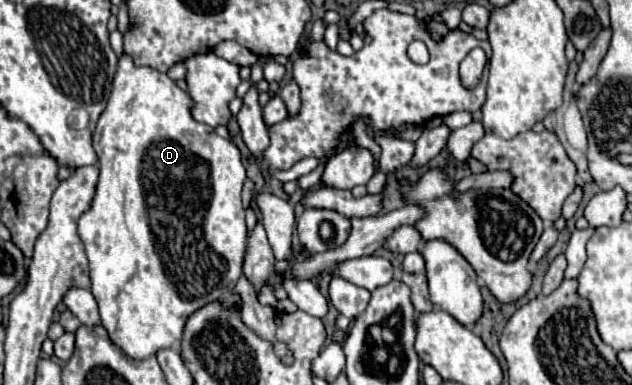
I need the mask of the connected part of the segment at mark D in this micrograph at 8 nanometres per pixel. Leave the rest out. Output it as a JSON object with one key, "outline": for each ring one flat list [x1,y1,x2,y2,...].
{"outline":[[124,53,118,57,118,69,112,83,112,93,108,99,108,105,104,113,98,119,98,125,94,129,94,151,100,159,100,179,96,187,96,195,92,201,90,211,86,211,80,217,78,223,78,235,84,243,86,257,90,263,90,279,92,279,92,295,100,309,100,321,102,327,108,331,110,341,122,349,132,359,146,359,158,353,160,349,172,347,180,341,184,331,184,321,204,305,218,301,226,297,232,291,232,285,242,275,242,263,244,263,244,251,246,251,246,221,244,221,244,207,242,207,242,185,246,181,246,169,242,165,242,157,238,147,230,139,222,139,210,125,204,125,192,117,192,97,188,97,186,91,182,91,166,73,160,73,152,67,138,67,134,65,132,57]]}

